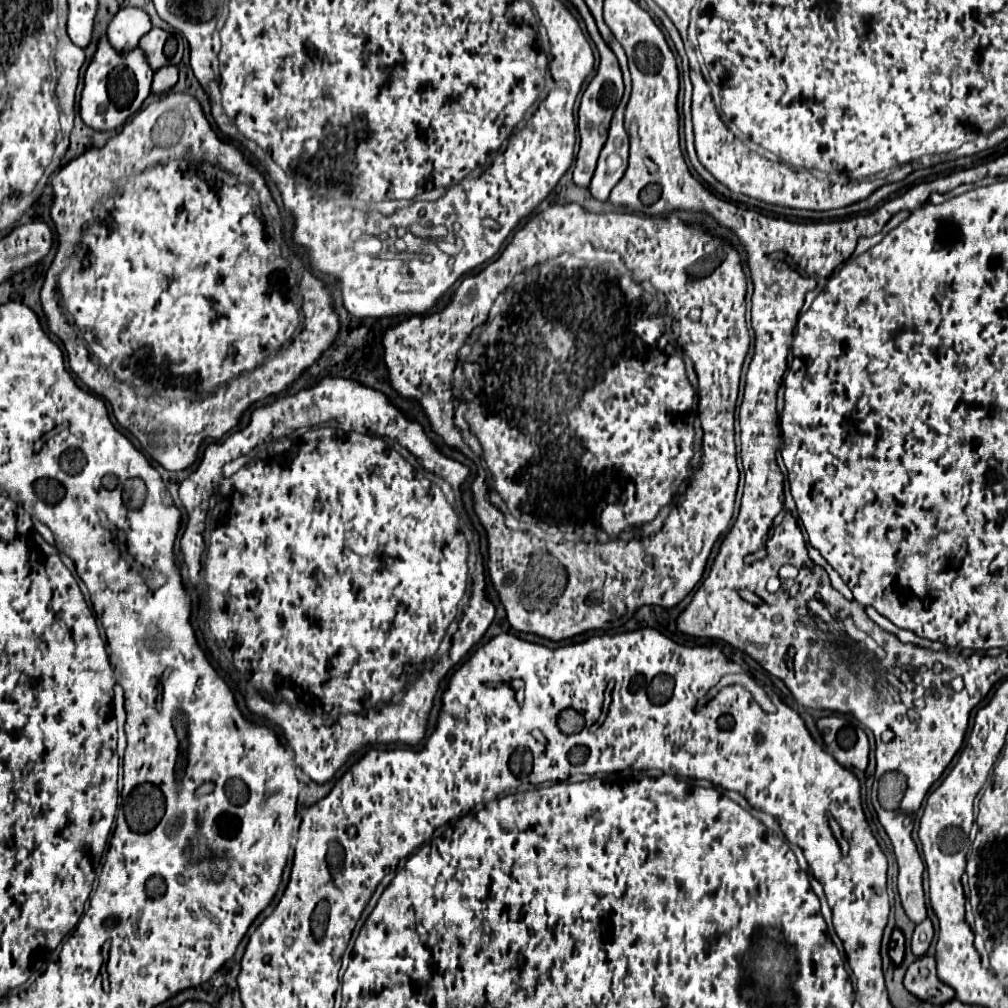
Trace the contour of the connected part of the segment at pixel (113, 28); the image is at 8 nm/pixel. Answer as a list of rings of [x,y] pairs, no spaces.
[[[124,7],[116,13],[108,27],[108,39],[118,53],[128,53],[138,47],[138,41],[152,29],[150,17],[136,7]]]

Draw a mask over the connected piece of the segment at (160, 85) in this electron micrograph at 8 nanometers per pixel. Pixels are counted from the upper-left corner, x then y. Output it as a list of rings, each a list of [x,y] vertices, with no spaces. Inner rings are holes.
[[[168,65],[168,69],[160,69],[160,73],[154,73],[152,93],[154,95],[168,93],[176,83],[178,83],[178,69],[172,67],[172,65]]]

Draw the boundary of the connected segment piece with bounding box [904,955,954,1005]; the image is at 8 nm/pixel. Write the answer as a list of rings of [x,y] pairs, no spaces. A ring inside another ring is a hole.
[[[928,955],[916,959],[908,967],[906,977],[904,977],[904,987],[912,995],[920,997],[922,1001],[932,1001],[932,1003],[938,1003],[938,1005],[954,999],[952,987],[948,987],[946,983],[942,983],[938,979],[938,975],[936,975],[936,961],[934,961],[934,957],[928,957]],[[934,987],[942,993],[942,997],[926,997],[926,991],[928,989],[934,989]]]

